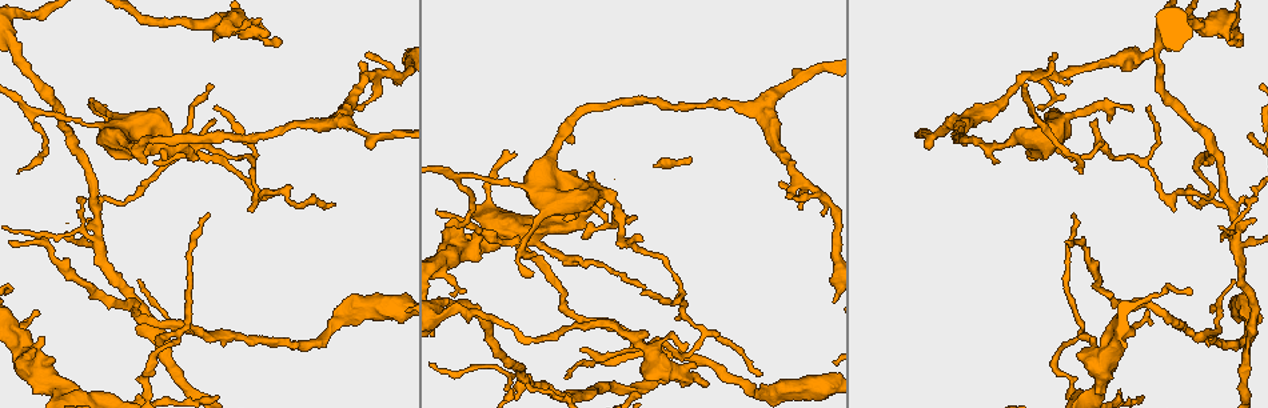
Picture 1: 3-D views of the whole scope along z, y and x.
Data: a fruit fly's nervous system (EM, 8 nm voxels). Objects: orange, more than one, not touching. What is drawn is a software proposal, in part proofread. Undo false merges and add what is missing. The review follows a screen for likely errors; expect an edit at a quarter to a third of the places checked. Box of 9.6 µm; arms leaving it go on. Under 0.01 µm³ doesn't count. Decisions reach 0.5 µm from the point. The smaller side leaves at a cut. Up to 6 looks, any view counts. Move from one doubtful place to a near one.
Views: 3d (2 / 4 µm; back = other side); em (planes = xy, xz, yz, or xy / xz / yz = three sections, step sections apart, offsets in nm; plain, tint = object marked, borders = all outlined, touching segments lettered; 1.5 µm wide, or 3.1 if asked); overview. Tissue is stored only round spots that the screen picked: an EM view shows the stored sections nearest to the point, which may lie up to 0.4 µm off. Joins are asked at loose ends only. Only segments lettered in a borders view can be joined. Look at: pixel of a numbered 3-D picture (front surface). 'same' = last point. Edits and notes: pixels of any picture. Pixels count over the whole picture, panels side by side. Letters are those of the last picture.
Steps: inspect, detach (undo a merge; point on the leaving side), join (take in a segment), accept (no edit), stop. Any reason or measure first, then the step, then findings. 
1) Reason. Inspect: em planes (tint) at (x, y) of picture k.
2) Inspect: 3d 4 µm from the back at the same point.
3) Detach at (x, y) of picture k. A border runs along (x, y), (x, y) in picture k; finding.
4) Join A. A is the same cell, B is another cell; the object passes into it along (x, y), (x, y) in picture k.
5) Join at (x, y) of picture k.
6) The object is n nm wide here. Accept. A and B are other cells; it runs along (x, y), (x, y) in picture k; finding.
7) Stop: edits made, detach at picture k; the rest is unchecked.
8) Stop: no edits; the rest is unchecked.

A fork. Inspect: 3d 2 µm at (1206, 334) of picture 1.

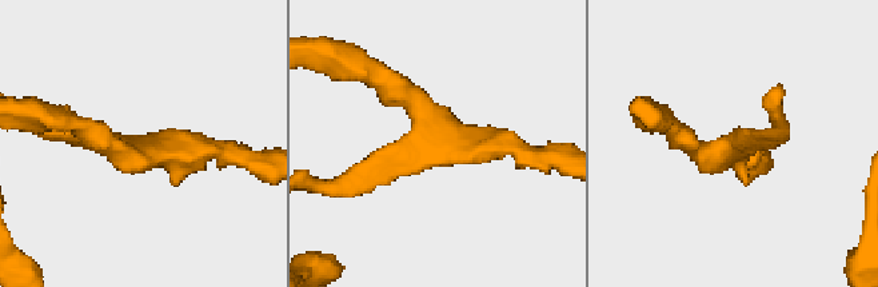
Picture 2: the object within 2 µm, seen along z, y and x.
Need the tissue. Inspect: em xz step 8 (tint) at (450, 144) of picture 2.

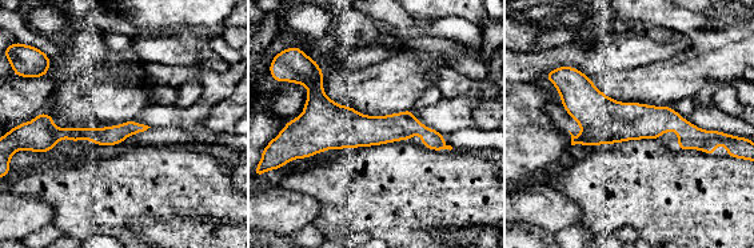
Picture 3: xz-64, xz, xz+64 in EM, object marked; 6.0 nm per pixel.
Cut it another way. Inspect: em planes (borders) at the same point.

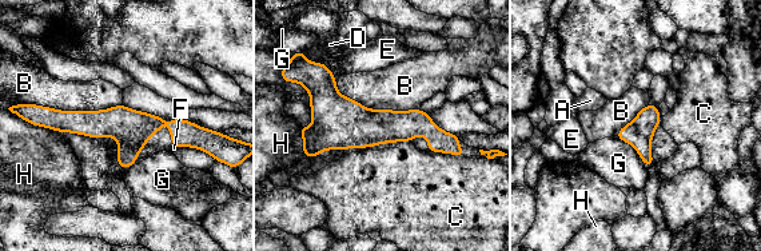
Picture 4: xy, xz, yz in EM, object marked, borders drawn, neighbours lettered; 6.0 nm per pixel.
Accept. A, B, C, D, E, F, G and H are other cells; a border runs along (122, 103), (8, 108) in picture 4; all the same neuron.

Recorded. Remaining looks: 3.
Thick end. Inspect: 3d 4 µm at (705, 386) of picture 1.

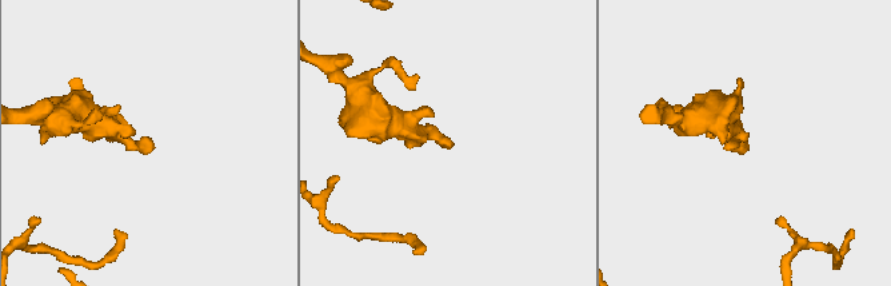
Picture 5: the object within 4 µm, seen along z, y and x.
Shape alone is not enough. Inspect: em xz step 8 (borders) at (151, 144) of picture 5.

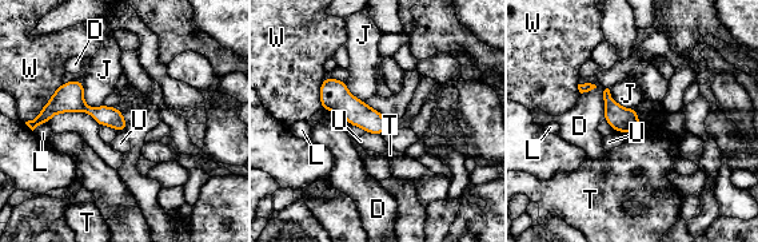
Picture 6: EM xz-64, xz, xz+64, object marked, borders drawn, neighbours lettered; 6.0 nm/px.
Accept. D, J, L, T, U and W are other cells; a border runs along (366, 131), (381, 135) in picture 6; none of them fits.

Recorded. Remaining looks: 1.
Stop: no edits; the rest is unchecked.

